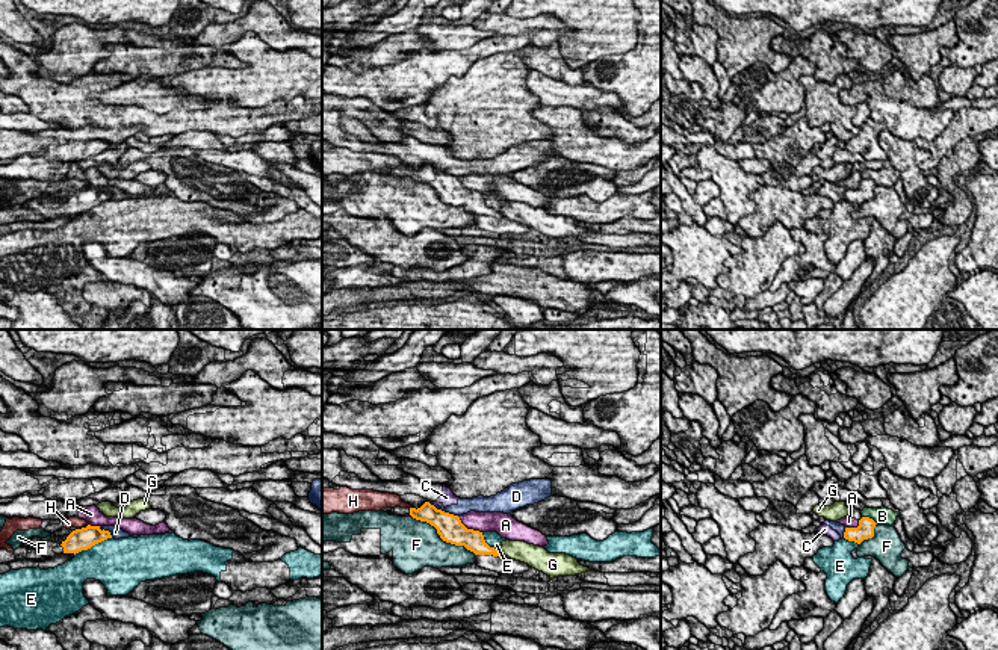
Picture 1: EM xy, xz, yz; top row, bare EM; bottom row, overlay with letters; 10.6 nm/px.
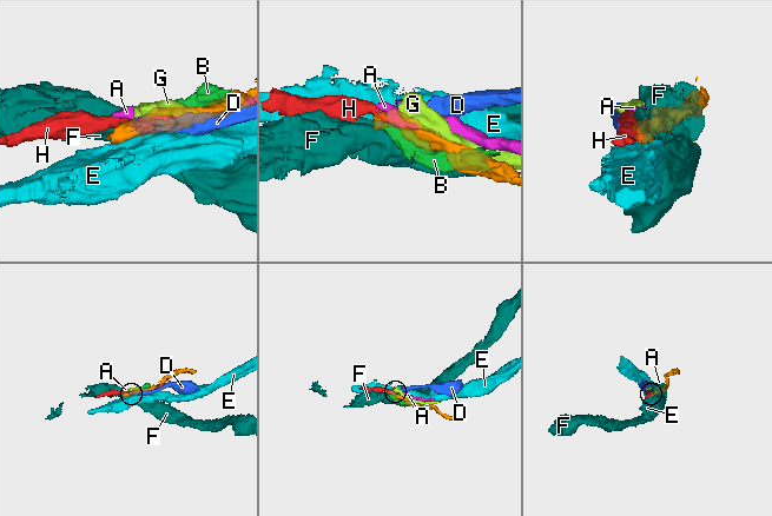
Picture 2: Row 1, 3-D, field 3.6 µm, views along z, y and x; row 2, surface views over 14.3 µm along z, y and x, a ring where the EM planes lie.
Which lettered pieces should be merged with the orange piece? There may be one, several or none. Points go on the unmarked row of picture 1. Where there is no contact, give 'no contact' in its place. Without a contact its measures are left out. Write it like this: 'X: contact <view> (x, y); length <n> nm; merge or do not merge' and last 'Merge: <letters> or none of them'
A: contact xz (469, 191); length 300 nm; do not merge
B: contact yz (868, 179); length 190 nm; do not merge
C: contact xz (433, 167); length 180 nm; do not merge
D: contact xz (449, 176); length 220 nm; do not merge
E: contact xy (92, 206); length 440 nm; do not merge
F: contact xz (442, 200); length 800 nm; do not merge
G: contact xz (501, 213); length 100 nm; do not merge
H: no contact; do not merge
Merge: none of them

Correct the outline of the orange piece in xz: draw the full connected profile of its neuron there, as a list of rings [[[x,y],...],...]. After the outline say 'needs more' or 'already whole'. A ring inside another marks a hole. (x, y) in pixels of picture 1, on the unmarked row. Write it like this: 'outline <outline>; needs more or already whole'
outline [[[425,163],[417,171],[410,169],[410,177],[416,181],[426,183],[434,187],[440,200],[446,204],[464,207],[475,216],[493,216],[499,219],[505,218],[502,212],[496,212],[485,204],[482,193],[467,190],[458,177],[437,171],[429,163]]]; already whole

